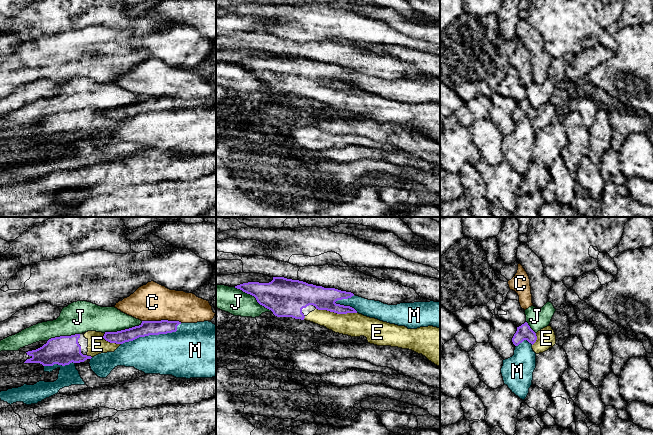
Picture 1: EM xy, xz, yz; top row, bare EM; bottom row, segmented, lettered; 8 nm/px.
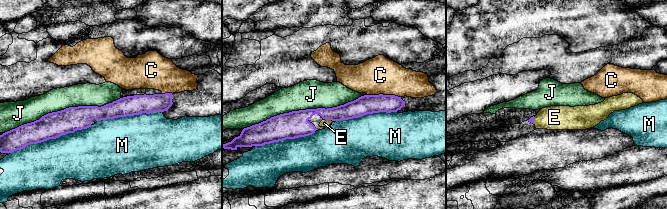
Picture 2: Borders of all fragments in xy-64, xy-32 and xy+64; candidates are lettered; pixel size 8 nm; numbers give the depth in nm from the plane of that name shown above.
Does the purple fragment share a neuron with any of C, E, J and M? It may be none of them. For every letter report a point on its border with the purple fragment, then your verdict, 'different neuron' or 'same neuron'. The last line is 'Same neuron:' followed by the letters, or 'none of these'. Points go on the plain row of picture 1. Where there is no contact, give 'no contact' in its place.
C: contact xy (162, 96); different neuron
E: contact xz (336, 88); same neuron
J: contact xy (123, 106); different neuron
M: contact xy (152, 110); different neuron
Same neuron: E

